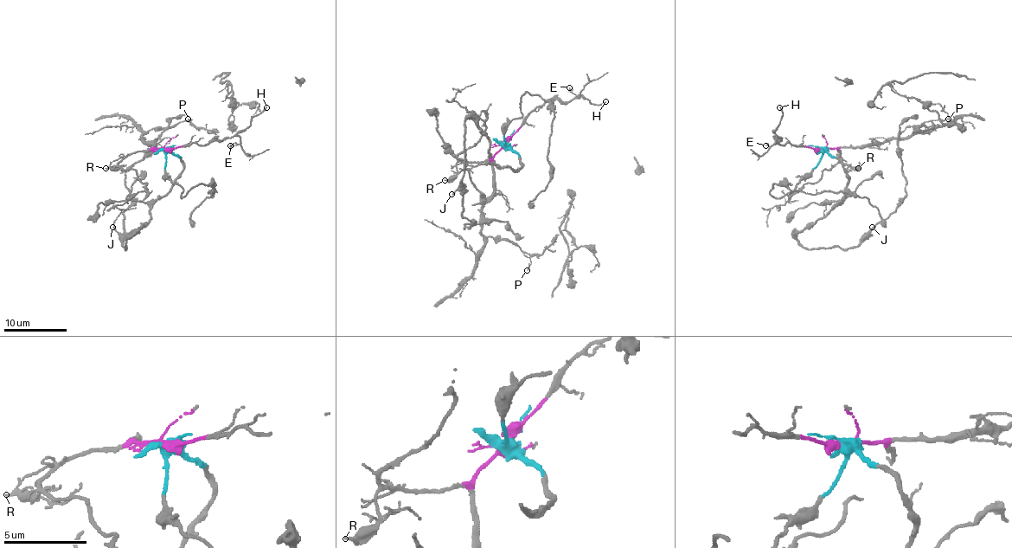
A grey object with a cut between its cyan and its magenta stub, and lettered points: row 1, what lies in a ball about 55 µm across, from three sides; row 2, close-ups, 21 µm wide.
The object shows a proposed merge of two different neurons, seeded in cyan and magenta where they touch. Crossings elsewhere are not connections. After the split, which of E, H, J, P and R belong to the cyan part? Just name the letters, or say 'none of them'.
J

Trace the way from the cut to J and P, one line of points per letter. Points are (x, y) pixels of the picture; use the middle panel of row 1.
J: (504, 144), (519, 156), (522, 165), (515, 170), (495, 162), (485, 132), (467, 119), (462, 183), (451, 194)
P: (504, 144), (494, 157), (494, 192), (483, 208), (481, 231), (512, 241), (529, 258), (527, 269)

